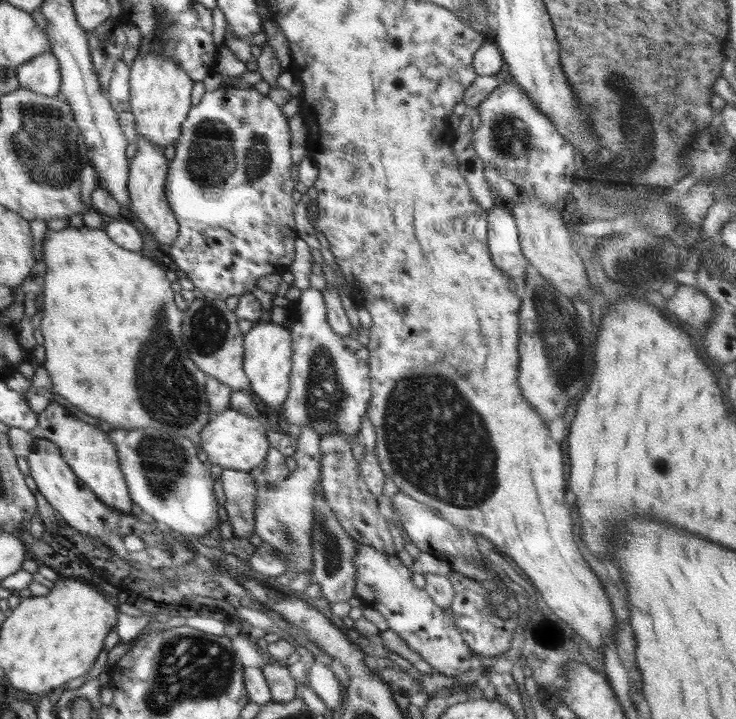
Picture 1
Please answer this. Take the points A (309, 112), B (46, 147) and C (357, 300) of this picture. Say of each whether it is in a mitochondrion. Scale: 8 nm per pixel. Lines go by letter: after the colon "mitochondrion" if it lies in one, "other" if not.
A: other
B: mitochondrion
C: other

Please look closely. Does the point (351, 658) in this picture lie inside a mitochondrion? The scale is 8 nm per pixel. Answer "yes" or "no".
no

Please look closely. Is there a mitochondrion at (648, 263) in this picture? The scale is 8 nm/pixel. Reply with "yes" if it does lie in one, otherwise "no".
yes

